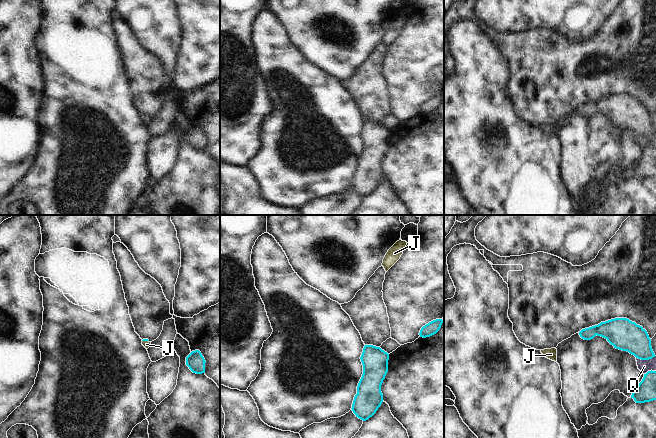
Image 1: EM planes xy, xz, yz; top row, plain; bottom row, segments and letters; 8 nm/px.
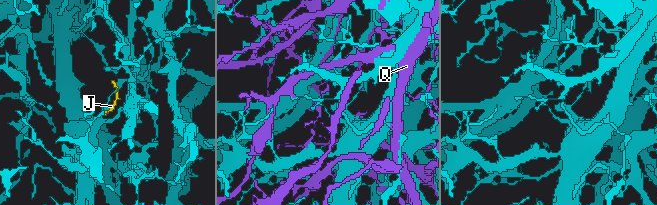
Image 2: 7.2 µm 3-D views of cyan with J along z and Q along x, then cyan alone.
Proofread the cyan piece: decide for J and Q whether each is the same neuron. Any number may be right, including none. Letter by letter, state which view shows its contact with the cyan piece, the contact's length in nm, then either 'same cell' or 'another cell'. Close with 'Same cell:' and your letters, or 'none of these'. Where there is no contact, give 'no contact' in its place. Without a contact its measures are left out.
J: xy | 60 nm | same cell
Q: yz | 160 nm | another cell
Same cell: J

